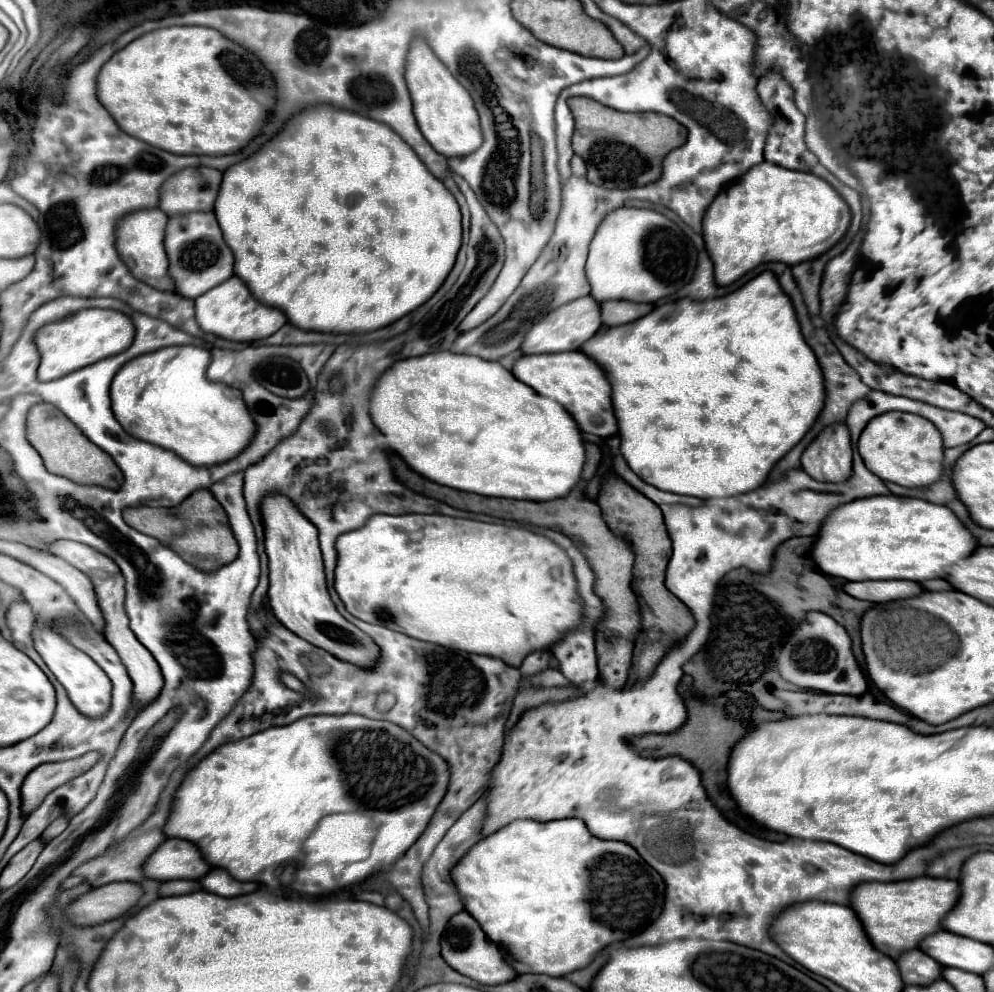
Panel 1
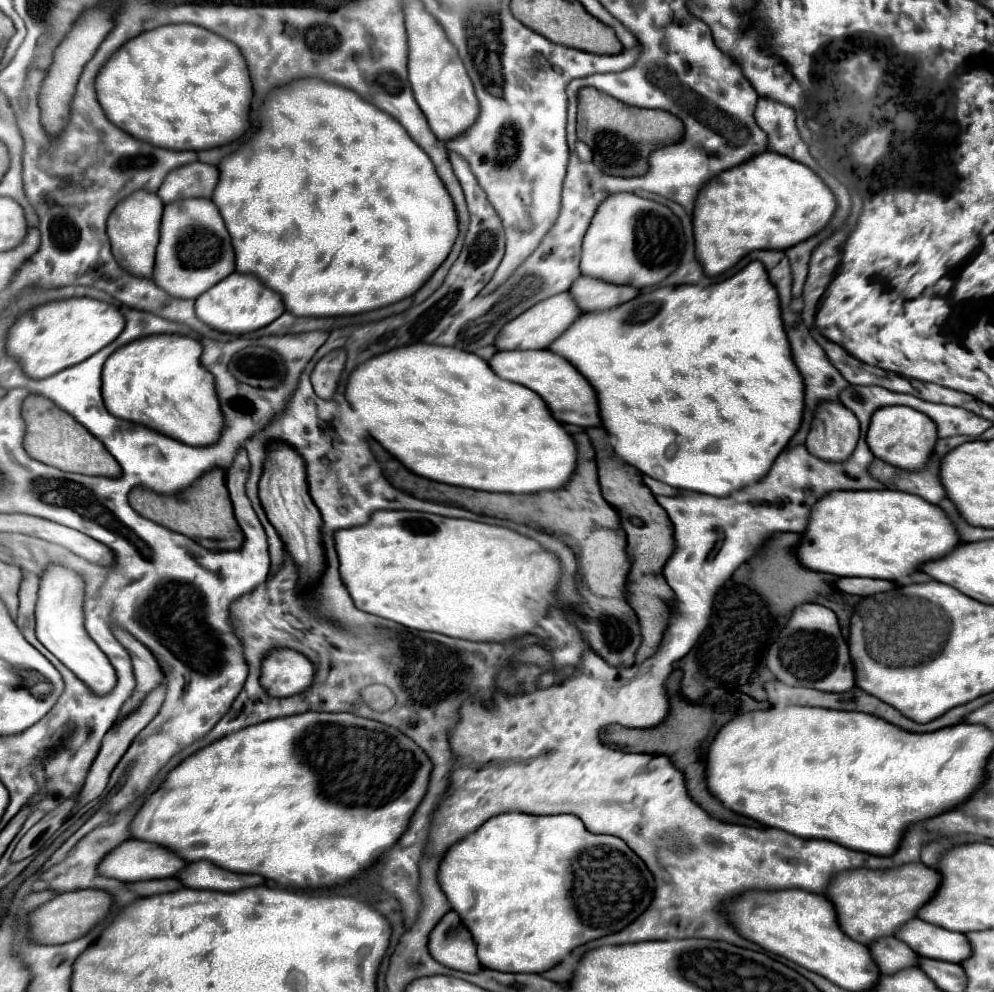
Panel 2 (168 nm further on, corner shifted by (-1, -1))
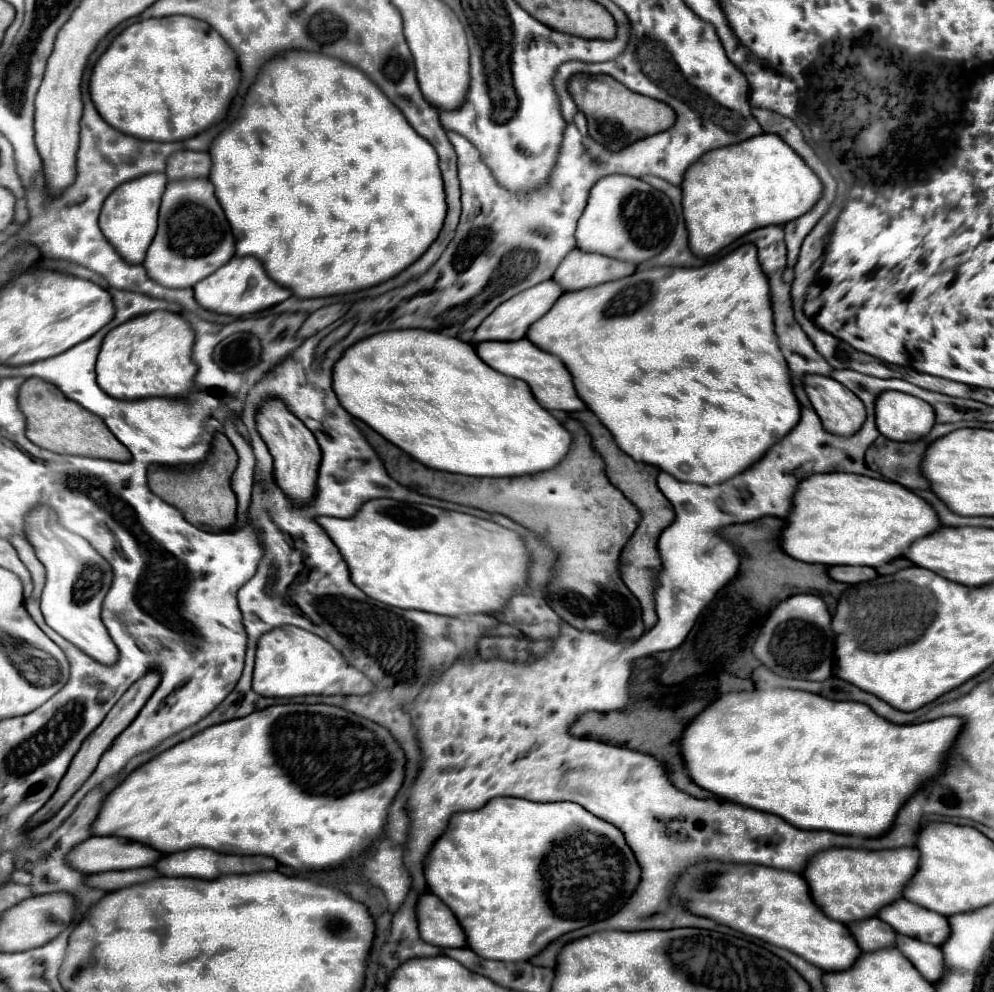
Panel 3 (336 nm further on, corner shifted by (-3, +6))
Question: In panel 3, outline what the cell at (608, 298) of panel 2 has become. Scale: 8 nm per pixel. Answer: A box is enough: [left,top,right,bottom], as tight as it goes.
[554,251,634,291]

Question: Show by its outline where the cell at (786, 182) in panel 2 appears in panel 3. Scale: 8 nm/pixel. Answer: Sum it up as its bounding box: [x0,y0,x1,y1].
[682,133,822,257]

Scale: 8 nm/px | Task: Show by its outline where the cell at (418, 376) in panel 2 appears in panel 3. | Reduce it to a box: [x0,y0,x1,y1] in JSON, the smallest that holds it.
[334,329,570,477]

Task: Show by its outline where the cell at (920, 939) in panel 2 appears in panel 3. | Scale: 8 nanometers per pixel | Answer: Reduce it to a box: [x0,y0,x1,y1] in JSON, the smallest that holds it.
[880,899,950,947]

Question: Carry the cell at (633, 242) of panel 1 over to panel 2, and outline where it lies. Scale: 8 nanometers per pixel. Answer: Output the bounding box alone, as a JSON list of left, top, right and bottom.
[580,192,684,288]

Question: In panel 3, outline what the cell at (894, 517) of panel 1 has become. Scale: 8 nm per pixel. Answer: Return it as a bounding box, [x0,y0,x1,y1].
[782,473,942,567]

